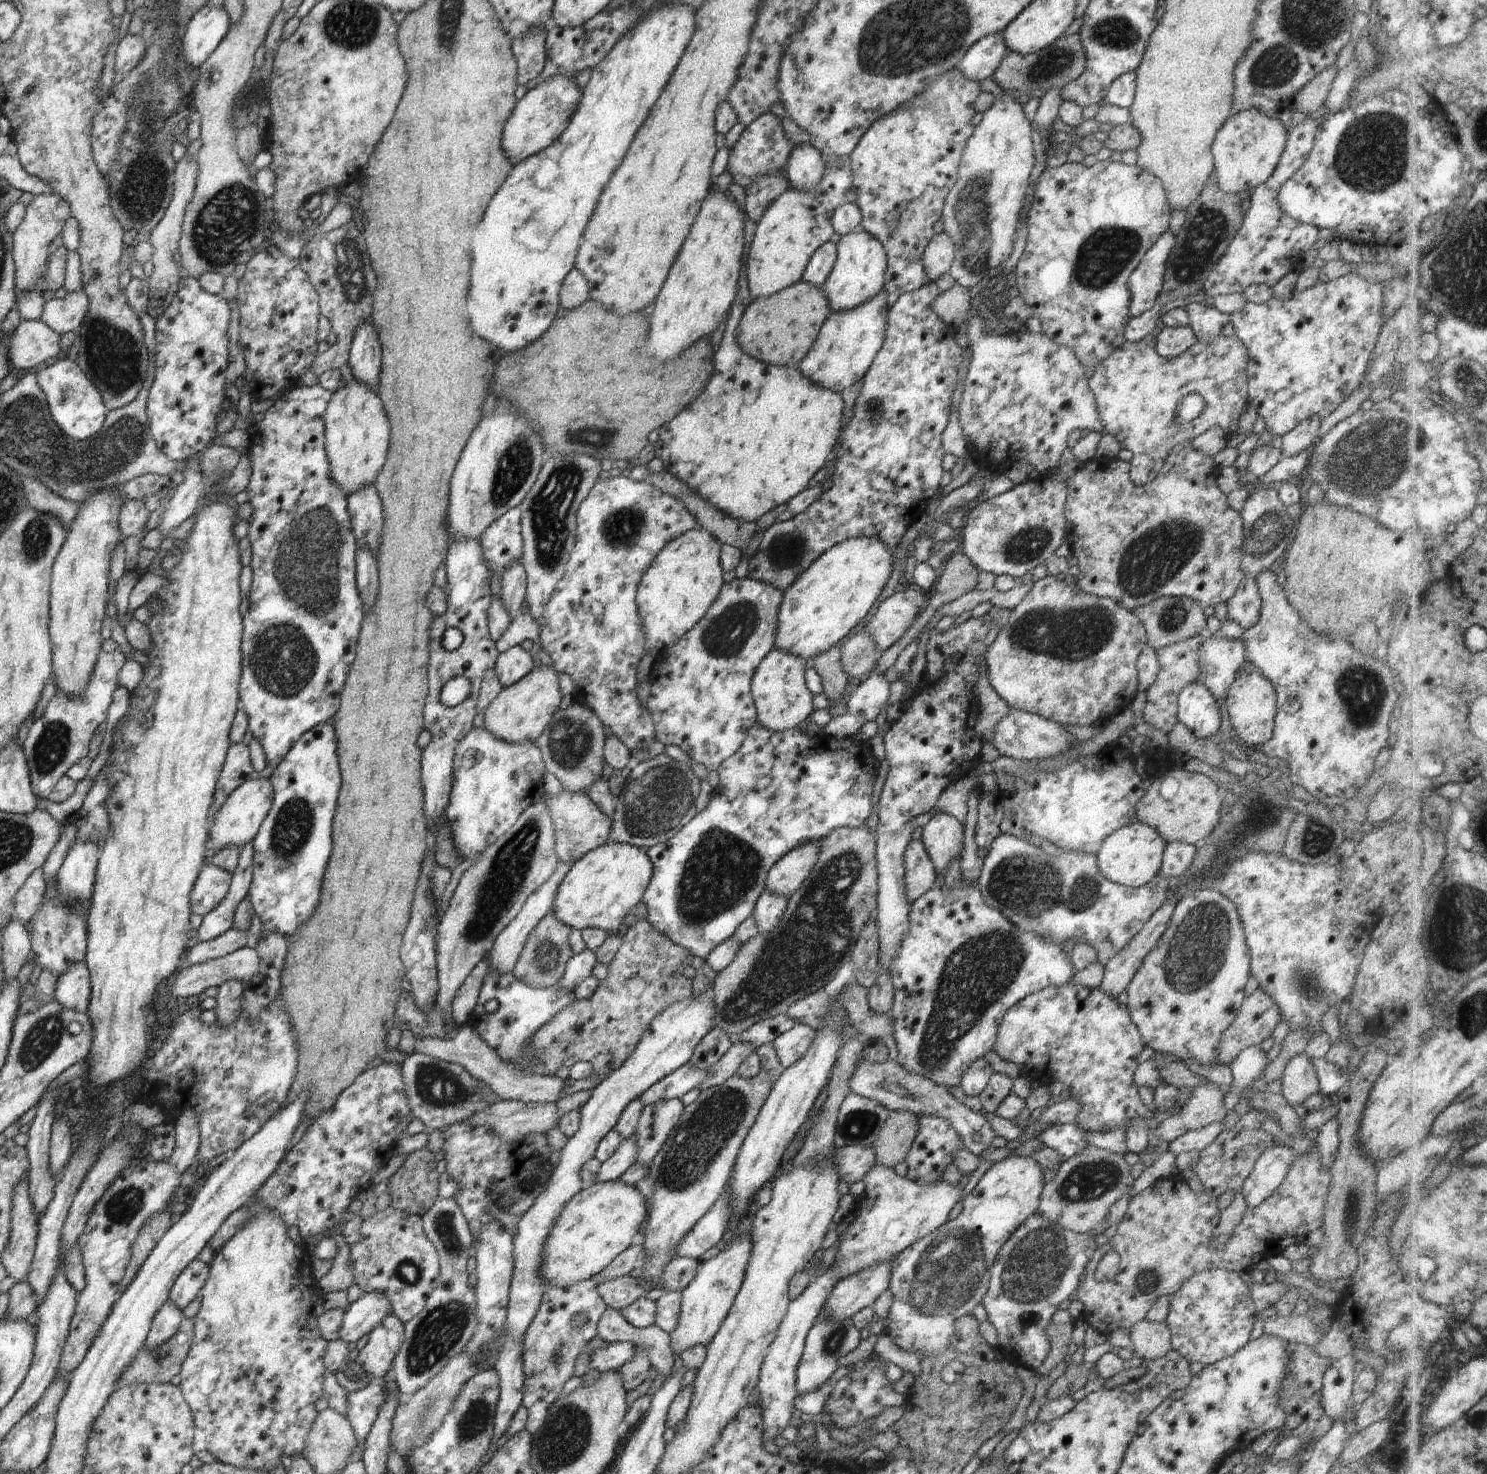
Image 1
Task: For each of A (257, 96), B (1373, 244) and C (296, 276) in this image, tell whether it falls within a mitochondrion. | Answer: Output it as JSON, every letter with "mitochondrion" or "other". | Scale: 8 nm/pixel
{"A":"mitochondrion","B":"other","C":"other"}

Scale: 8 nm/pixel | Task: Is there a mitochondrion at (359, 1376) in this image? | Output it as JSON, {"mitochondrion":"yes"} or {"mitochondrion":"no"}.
{"mitochondrion":"no"}

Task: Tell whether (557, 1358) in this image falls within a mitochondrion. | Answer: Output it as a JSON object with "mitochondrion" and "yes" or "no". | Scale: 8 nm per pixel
{"mitochondrion":"yes"}

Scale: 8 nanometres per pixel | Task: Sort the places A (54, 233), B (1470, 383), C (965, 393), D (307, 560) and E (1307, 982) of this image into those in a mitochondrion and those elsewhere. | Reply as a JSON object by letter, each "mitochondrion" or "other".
{"A":"other","B":"mitochondrion","C":"other","D":"mitochondrion","E":"mitochondrion"}

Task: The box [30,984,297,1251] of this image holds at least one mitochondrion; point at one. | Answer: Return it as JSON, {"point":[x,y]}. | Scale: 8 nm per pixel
{"point":[123,1207]}

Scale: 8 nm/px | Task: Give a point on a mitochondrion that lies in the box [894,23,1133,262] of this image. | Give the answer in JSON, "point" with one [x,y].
{"point":[1056,61]}

